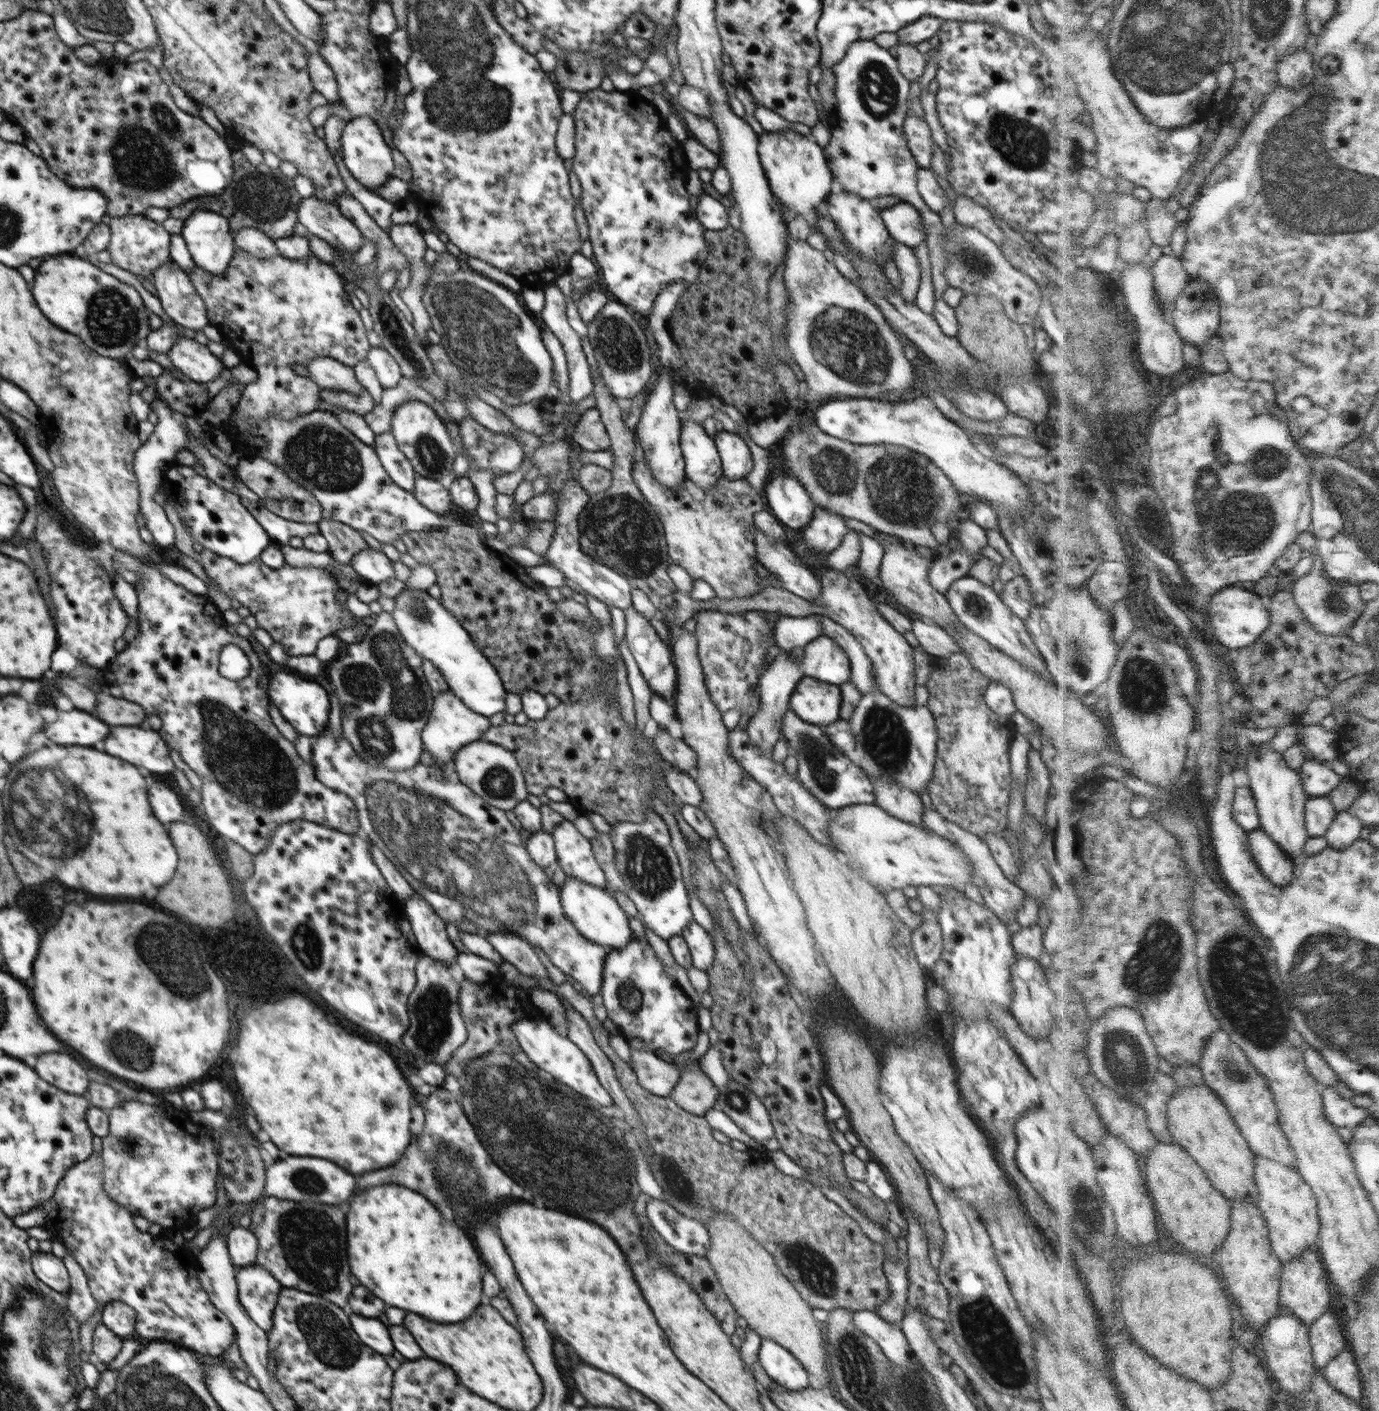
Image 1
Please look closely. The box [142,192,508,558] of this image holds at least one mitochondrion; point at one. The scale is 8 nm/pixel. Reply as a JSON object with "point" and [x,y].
{"point":[325,459]}

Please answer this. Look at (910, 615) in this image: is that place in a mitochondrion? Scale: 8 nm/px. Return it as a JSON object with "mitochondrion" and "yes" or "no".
{"mitochondrion":"no"}

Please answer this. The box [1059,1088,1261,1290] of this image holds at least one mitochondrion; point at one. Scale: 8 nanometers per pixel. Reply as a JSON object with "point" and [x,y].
{"point":[1090,1214]}

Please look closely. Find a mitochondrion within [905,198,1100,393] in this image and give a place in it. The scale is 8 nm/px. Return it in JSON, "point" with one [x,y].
{"point":[972,260]}

